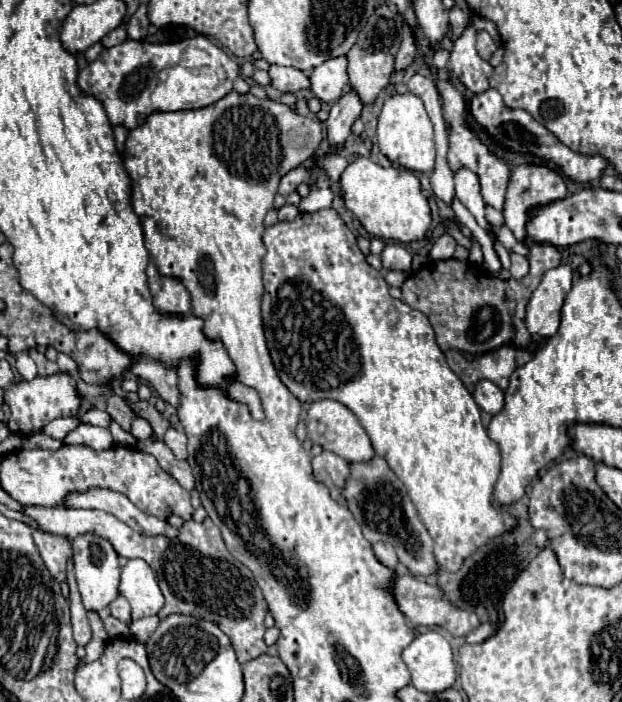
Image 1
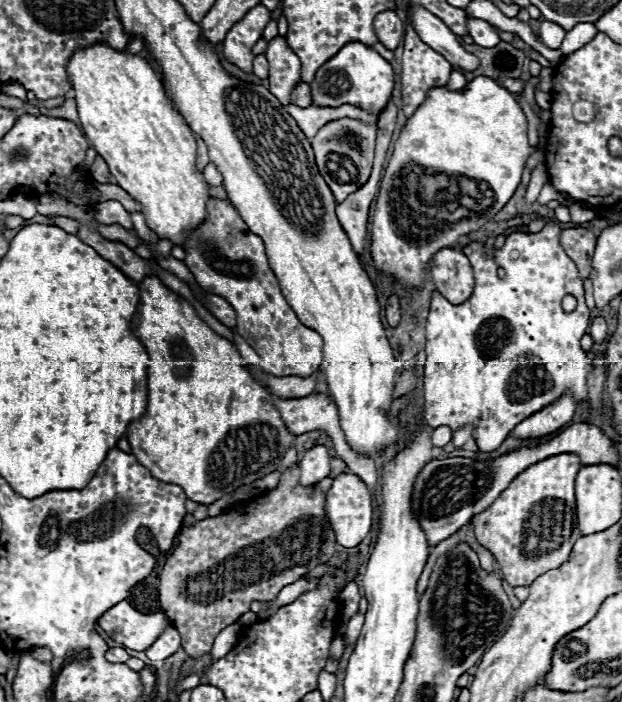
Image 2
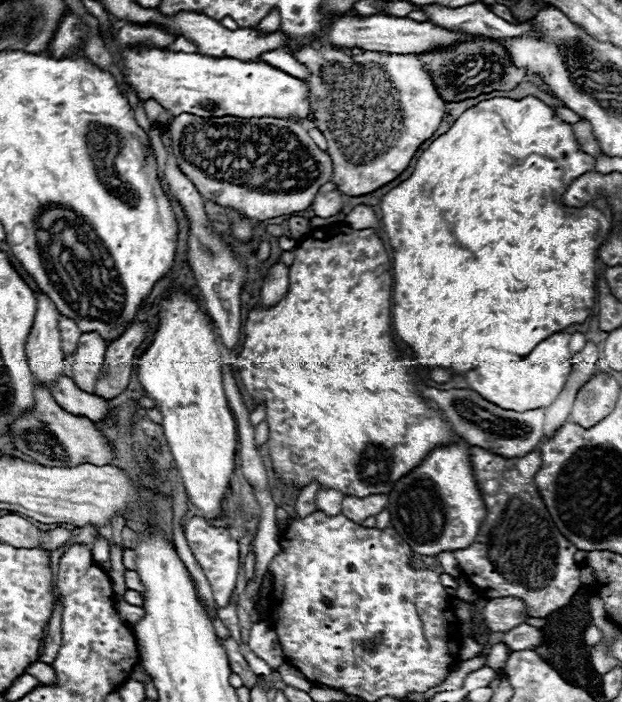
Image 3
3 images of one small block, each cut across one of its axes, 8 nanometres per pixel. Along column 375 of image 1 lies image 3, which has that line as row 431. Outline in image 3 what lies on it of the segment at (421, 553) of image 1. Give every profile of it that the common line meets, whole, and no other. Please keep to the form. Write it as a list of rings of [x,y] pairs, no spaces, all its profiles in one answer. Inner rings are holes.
[[[418,382],[418,388],[422,390],[426,398],[434,400],[446,412],[454,430],[472,446],[486,448],[504,458],[514,458],[514,456],[524,456],[536,450],[536,446],[542,440],[544,408],[536,408],[528,412],[514,412],[514,410],[502,410],[500,406],[494,406],[492,402],[488,402],[486,398],[482,398],[478,392],[470,388],[436,390],[436,388],[424,386],[422,382]]]

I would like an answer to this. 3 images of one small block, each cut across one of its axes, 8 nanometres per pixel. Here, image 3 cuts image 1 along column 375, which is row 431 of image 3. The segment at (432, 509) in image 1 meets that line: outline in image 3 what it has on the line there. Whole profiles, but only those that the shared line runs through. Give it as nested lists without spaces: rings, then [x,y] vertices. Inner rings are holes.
[[[336,222],[326,228],[316,228],[310,236],[306,236],[298,244],[294,254],[294,264],[290,266],[286,296],[270,308],[262,308],[260,304],[252,306],[252,310],[248,312],[246,324],[244,324],[244,340],[242,340],[240,354],[238,354],[238,358],[230,360],[230,364],[236,368],[238,378],[240,378],[242,386],[246,388],[246,392],[250,394],[250,398],[256,404],[260,404],[262,400],[266,404],[266,424],[270,428],[268,442],[264,448],[266,458],[268,458],[270,468],[274,470],[276,478],[284,486],[306,488],[308,484],[318,482],[320,490],[338,490],[344,496],[366,498],[370,494],[388,494],[392,490],[394,482],[398,478],[402,478],[404,474],[408,474],[412,468],[416,468],[432,448],[452,442],[452,432],[450,432],[448,424],[442,420],[442,416],[436,410],[426,406],[426,402],[420,398],[420,392],[414,386],[414,376],[410,374],[410,370],[406,366],[402,366],[396,360],[396,356],[392,352],[394,342],[392,342],[388,328],[390,328],[390,316],[392,316],[390,302],[392,302],[392,282],[394,280],[390,274],[388,252],[384,248],[382,238],[372,228],[352,230],[344,222]]]

